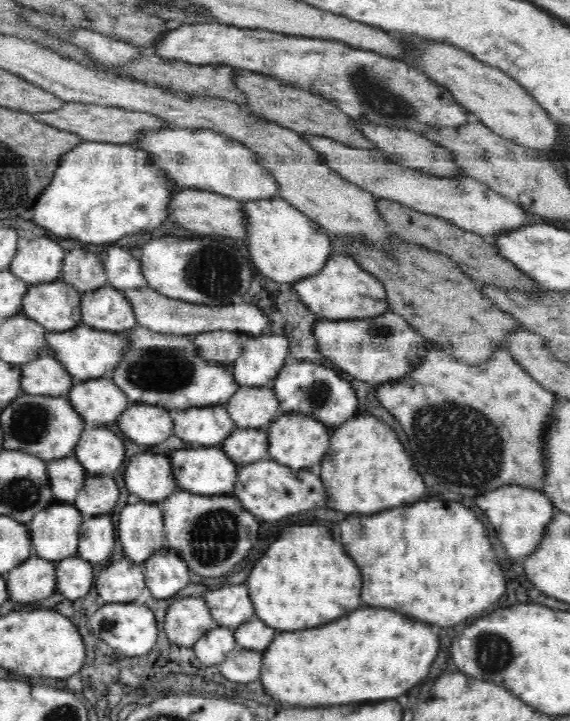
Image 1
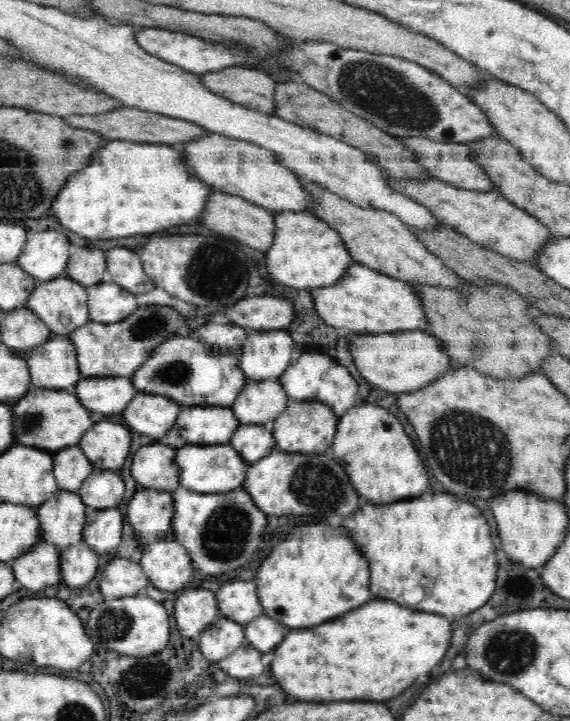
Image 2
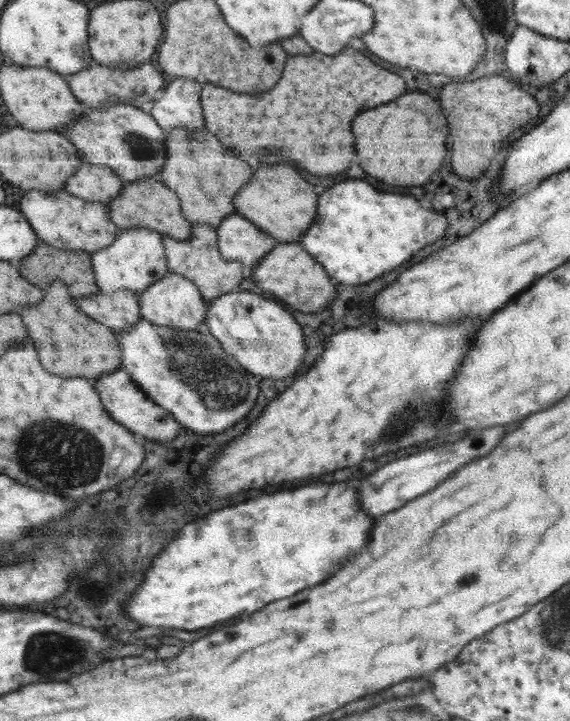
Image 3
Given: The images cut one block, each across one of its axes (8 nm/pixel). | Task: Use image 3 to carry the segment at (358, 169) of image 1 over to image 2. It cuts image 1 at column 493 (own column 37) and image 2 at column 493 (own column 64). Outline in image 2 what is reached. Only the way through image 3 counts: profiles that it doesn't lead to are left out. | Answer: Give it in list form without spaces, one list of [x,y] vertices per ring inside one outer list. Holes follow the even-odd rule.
[[[391,177],[387,178],[387,182],[389,182],[389,186],[391,186],[393,190],[408,195],[409,198],[415,202],[428,208],[441,224],[454,228],[459,234],[466,236],[474,243],[483,245],[504,256],[515,258],[520,262],[534,265],[538,254],[540,254],[540,250],[543,250],[543,247],[553,238],[552,232],[550,232],[550,229],[548,229],[546,225],[543,225],[535,216],[528,214],[525,210],[512,205],[505,196],[498,191],[468,191],[455,188],[453,185],[444,183],[439,179],[433,179],[432,177],[424,183],[422,183],[422,181],[400,181]]]

